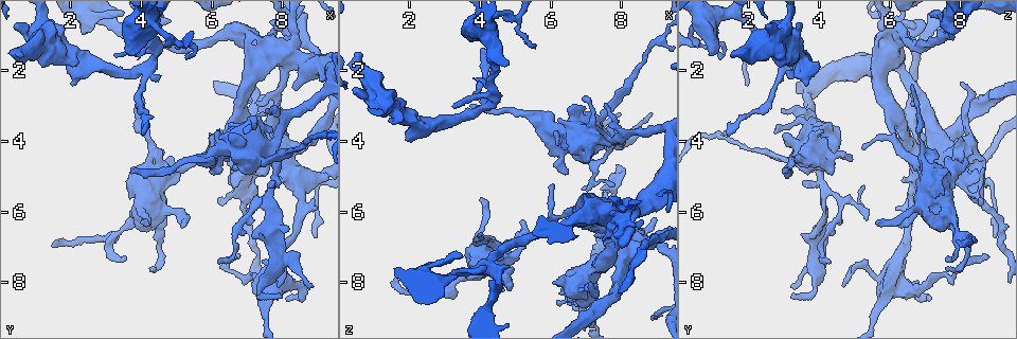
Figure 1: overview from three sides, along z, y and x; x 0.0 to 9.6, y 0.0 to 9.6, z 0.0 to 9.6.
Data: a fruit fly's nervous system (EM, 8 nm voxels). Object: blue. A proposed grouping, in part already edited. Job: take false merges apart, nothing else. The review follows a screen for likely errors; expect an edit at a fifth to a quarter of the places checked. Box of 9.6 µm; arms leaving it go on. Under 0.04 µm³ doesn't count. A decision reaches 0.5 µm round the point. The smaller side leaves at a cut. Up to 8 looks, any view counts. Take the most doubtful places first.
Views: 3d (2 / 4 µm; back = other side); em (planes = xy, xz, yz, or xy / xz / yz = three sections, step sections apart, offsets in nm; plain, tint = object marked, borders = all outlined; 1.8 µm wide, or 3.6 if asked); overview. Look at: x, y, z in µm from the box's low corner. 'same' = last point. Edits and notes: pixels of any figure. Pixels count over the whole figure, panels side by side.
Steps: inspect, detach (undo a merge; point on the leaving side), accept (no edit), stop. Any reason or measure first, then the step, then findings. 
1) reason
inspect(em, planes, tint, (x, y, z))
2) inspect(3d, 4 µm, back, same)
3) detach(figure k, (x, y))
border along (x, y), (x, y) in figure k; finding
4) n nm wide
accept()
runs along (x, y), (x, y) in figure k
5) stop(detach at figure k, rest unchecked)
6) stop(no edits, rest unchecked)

abrupt turn
inspect(em, planes, tint, (8.35, 0.65, 5.80))

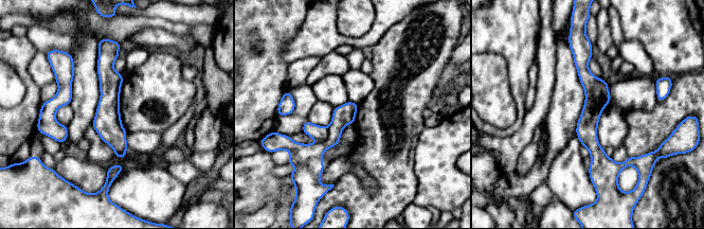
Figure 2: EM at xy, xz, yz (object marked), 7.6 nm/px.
160 nm wide
detach(figure 2, (318, 133))
border along (327, 127), (328, 135), (319, 142) in figure 2; two cells meet here

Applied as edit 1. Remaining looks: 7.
inspect(overview)

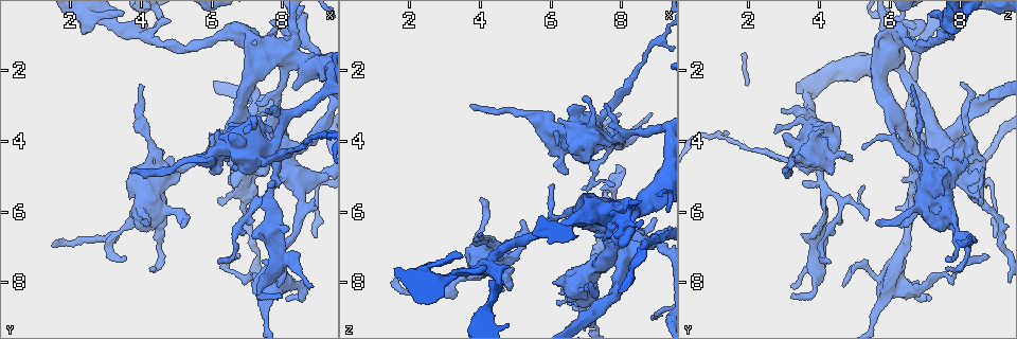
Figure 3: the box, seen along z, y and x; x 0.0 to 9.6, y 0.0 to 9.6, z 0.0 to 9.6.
side arm on a straight run
inspect(3d, 4 µm, back, (4.15, 1.05, 7.55))

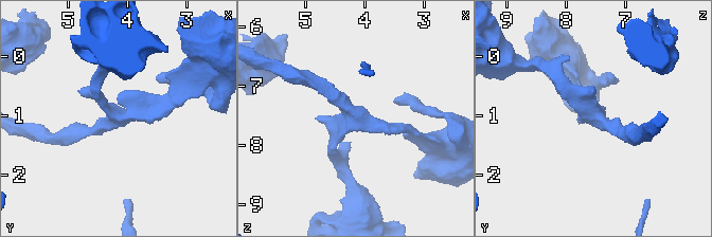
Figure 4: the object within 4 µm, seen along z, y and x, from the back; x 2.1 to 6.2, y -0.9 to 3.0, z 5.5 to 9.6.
need the tissue
inspect(em, planes, tint, (4.10, 1.00, 7.55))

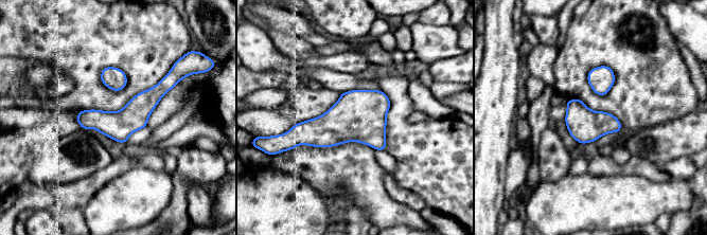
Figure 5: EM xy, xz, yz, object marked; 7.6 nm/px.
accept()
runs along (170, 82), (128, 119), (78, 116) in figure 5; one cell here

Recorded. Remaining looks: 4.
inspect(em, planes, tint, (4.30, 4.25, 7.00))

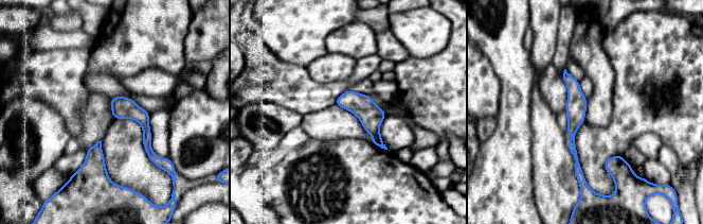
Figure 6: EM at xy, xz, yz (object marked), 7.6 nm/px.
160 nm wide
accept()
runs along (565, 74), (578, 173) in figure 6; one cell here

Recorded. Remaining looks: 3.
stop(detach at figure 2, rest unchecked)

